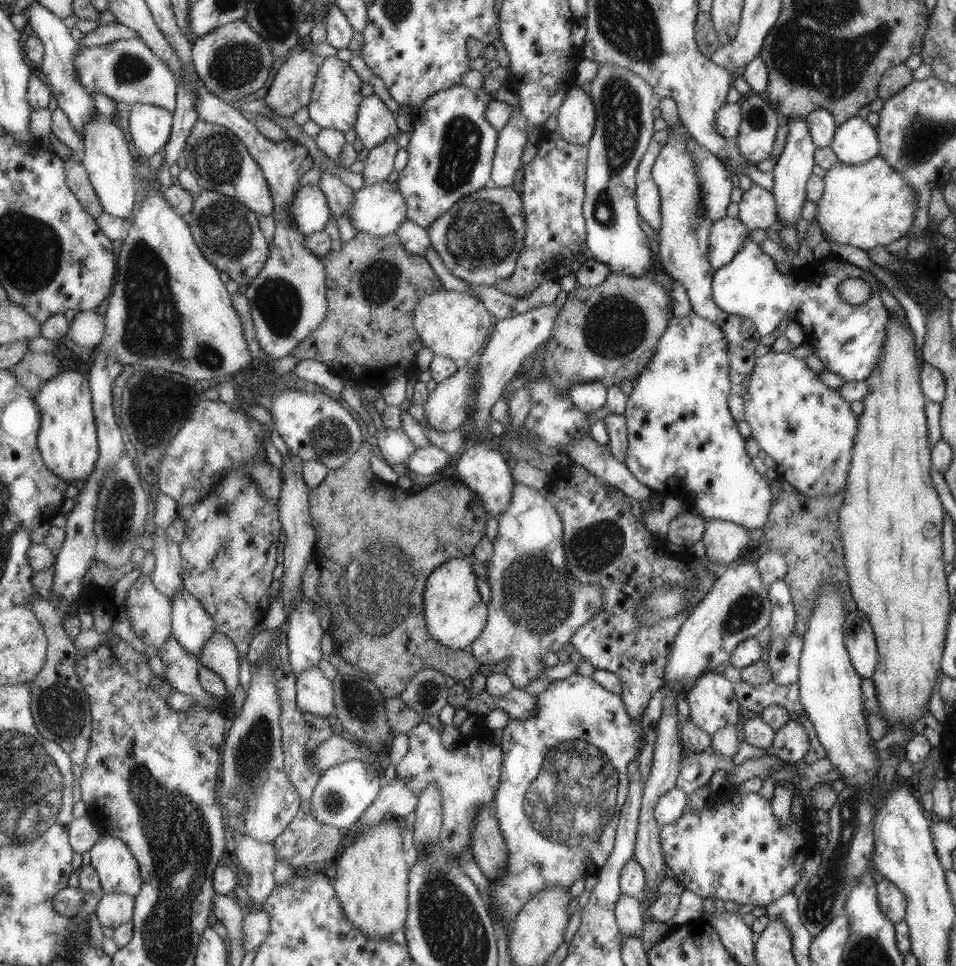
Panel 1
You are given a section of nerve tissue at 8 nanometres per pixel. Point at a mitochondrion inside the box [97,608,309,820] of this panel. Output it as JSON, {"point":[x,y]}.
{"point":[255,751]}

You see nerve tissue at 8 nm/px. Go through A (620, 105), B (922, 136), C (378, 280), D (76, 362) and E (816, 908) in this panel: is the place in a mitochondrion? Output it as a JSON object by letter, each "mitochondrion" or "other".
{"A":"mitochondrion","B":"mitochondrion","C":"mitochondrion","D":"other","E":"mitochondrion"}

